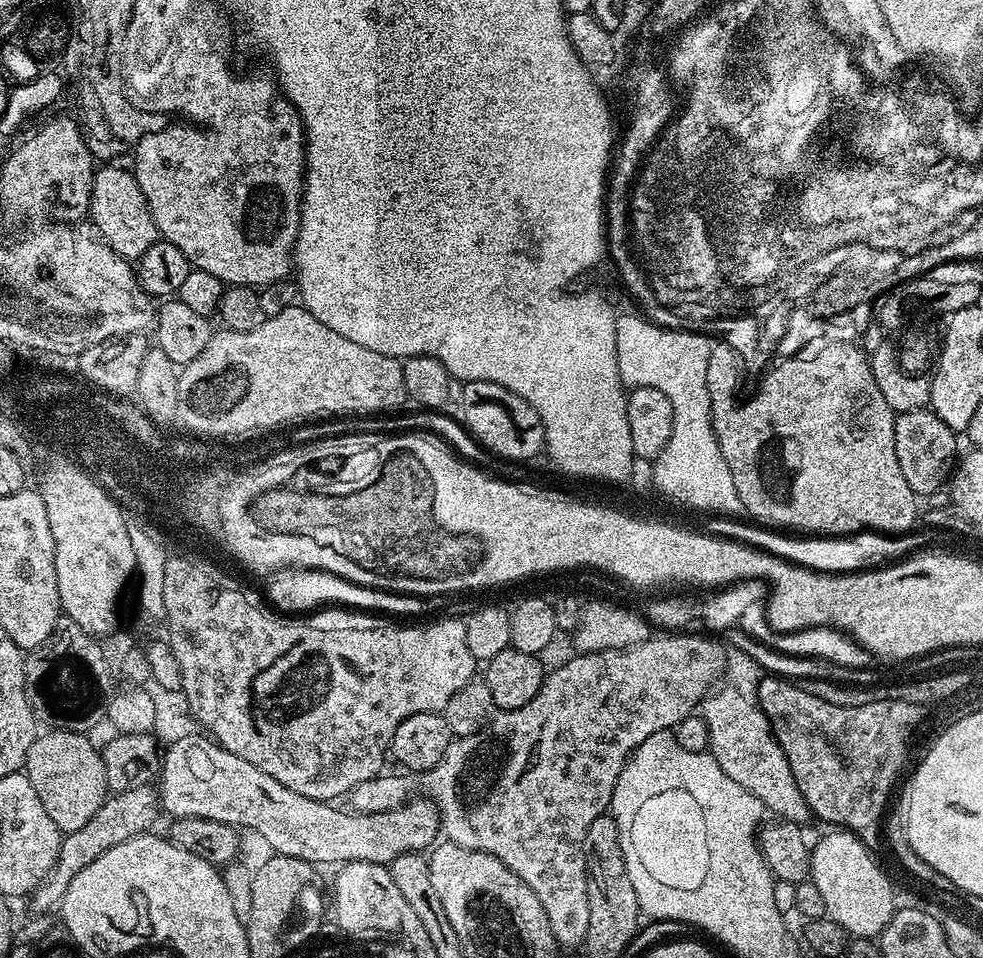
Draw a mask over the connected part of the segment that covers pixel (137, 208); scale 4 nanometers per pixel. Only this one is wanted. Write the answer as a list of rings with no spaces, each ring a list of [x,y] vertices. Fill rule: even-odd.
[[[112,162],[104,165],[105,168],[95,169],[92,178],[92,197],[88,207],[91,227],[98,233],[99,239],[109,244],[123,260],[139,261],[140,256],[146,254],[146,250],[150,250],[158,239],[146,194],[142,194],[142,186],[138,186],[135,175],[129,169],[127,172],[124,168],[115,168],[116,164]]]

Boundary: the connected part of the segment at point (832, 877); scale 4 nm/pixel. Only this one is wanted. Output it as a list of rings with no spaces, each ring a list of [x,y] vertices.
[[[828,830],[817,844],[810,848],[810,878],[822,893],[827,919],[838,922],[849,937],[879,937],[896,911],[885,877],[868,860],[863,844],[855,832]]]

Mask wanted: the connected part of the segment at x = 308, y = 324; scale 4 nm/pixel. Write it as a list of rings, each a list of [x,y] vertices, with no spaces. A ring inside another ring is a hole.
[[[295,306],[296,308],[284,308],[281,312],[269,315],[262,322],[262,326],[258,326],[258,330],[246,330],[245,332],[229,332],[227,330],[217,331],[206,346],[206,350],[202,350],[202,354],[198,354],[198,358],[194,358],[194,362],[183,365],[178,372],[178,400],[176,406],[178,409],[179,423],[184,423],[189,433],[195,434],[201,438],[228,438],[226,436],[242,436],[240,438],[248,438],[253,434],[264,434],[269,430],[279,429],[279,424],[295,425],[297,422],[308,422],[313,418],[332,418],[337,414],[351,414],[356,418],[364,418],[369,414],[388,414],[396,408],[400,403],[405,403],[406,393],[404,391],[404,379],[402,378],[403,363],[397,357],[383,356],[378,354],[378,350],[366,350],[366,346],[358,346],[358,342],[350,342],[350,338],[342,338],[342,334],[330,330],[330,326],[322,326],[322,322],[318,322],[318,318],[314,318],[314,314],[310,314],[303,306]]]

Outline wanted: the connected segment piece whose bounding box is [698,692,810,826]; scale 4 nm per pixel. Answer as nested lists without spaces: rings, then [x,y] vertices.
[[[732,692],[720,693],[720,696],[706,696],[698,712],[706,722],[706,730],[710,730],[708,747],[712,757],[716,759],[718,766],[722,766],[726,778],[734,778],[734,782],[738,782],[738,786],[750,790],[750,794],[754,794],[754,798],[762,800],[769,813],[774,812],[778,815],[775,817],[781,818],[789,824],[807,825],[810,813],[806,806],[806,798],[802,798],[802,790],[798,790],[794,778],[790,778],[790,764],[768,764],[768,738],[770,738],[770,734],[766,734],[766,728],[772,728],[770,724],[768,722],[760,724],[760,716],[756,716],[756,714],[742,716],[740,714],[740,696]]]

